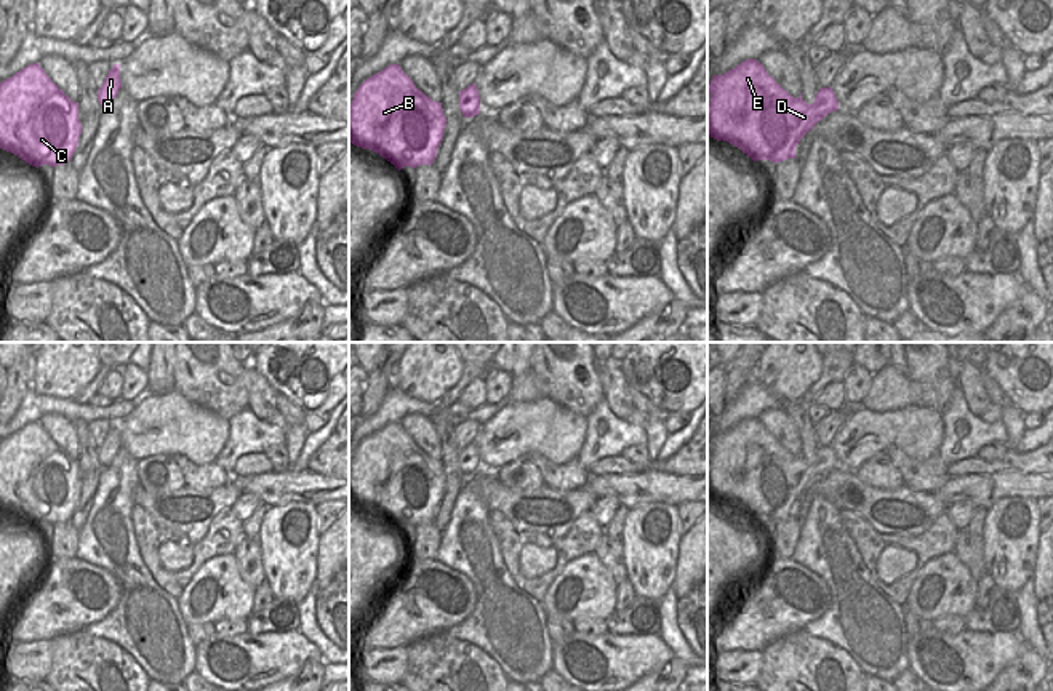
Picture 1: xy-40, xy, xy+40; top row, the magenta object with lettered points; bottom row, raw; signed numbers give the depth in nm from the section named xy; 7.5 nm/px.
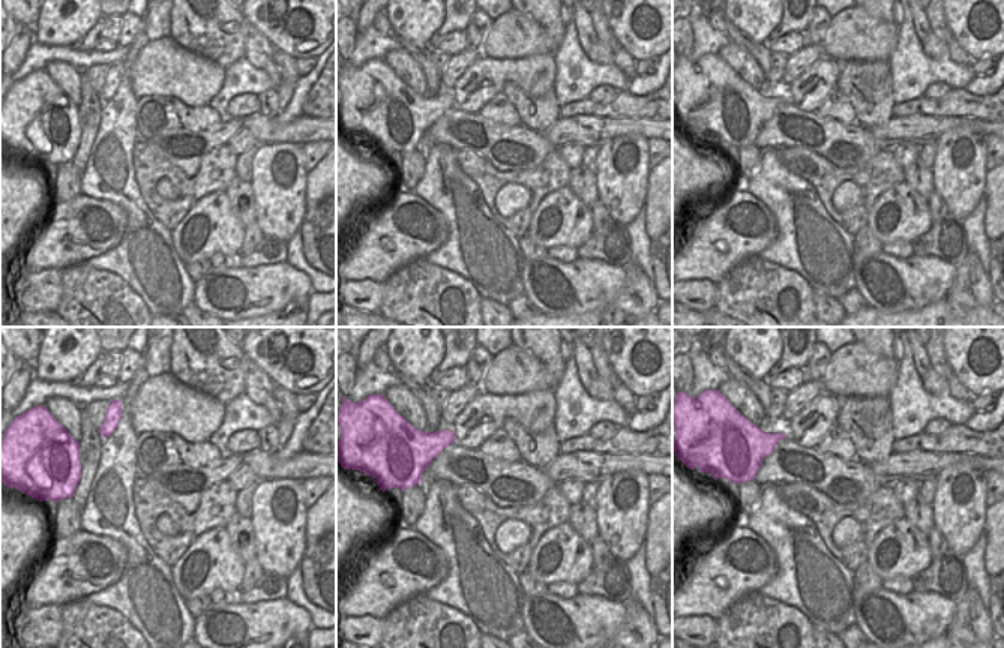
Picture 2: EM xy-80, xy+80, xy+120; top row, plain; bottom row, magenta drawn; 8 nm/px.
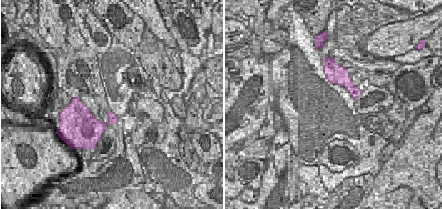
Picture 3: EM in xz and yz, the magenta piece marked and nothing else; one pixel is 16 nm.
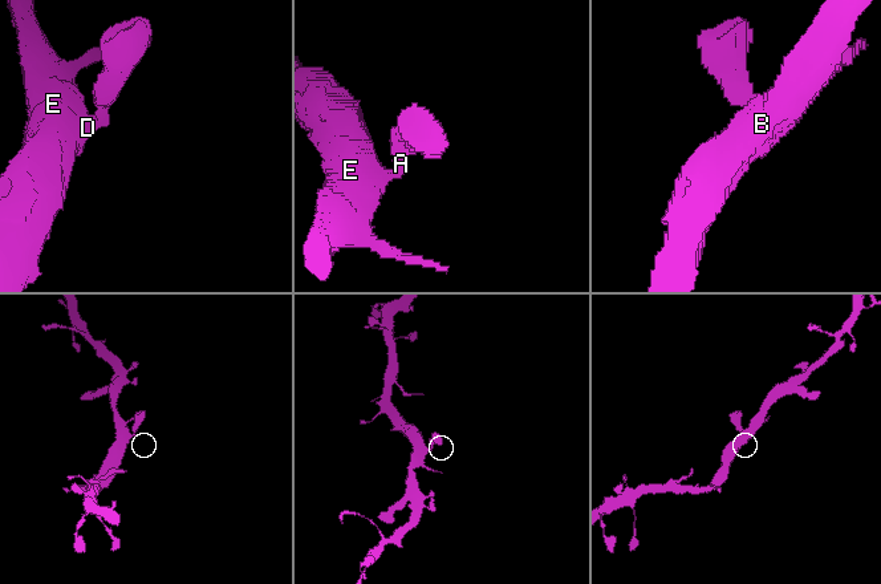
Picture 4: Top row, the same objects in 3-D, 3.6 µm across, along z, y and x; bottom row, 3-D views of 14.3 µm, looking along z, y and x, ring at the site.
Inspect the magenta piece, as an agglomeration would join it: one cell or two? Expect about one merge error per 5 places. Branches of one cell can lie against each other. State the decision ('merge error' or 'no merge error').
no merge error

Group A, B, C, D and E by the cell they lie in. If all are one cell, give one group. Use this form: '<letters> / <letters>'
A B C D E

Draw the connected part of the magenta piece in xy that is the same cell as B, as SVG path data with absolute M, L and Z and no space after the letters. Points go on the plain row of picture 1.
M398 422L366 437L349 465L349 499L379 512L398 529L432 523L445 485L442 461L418 448Z

